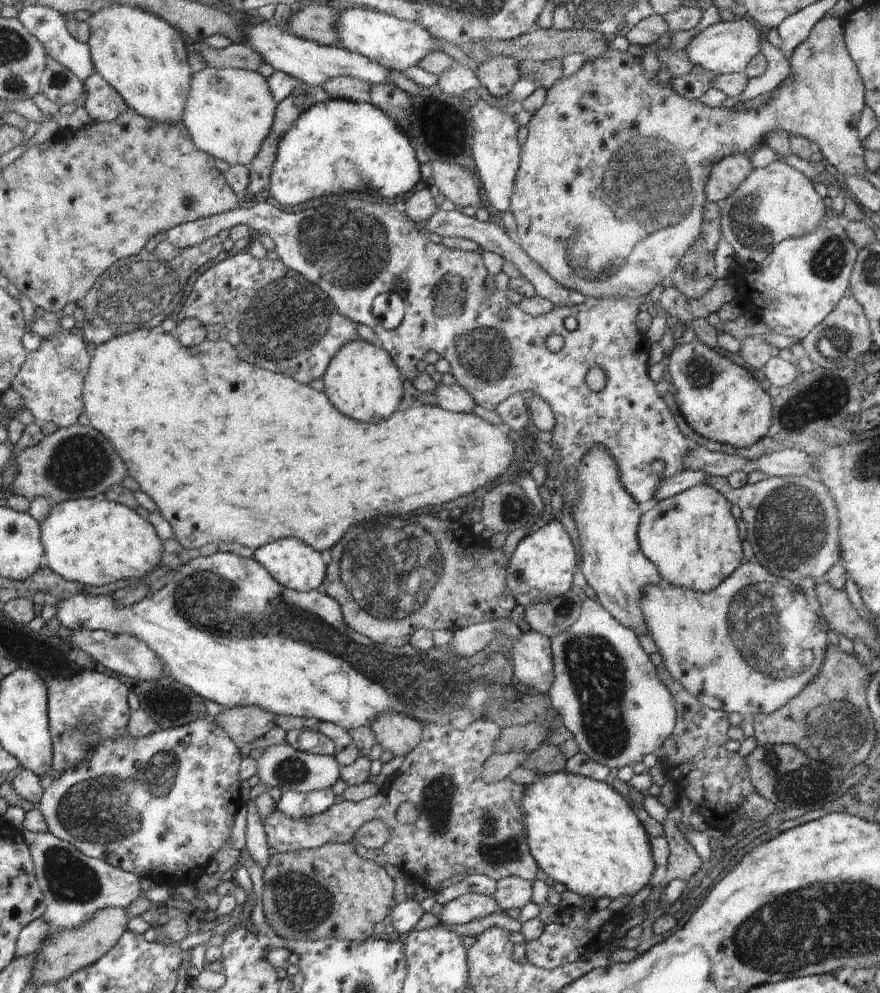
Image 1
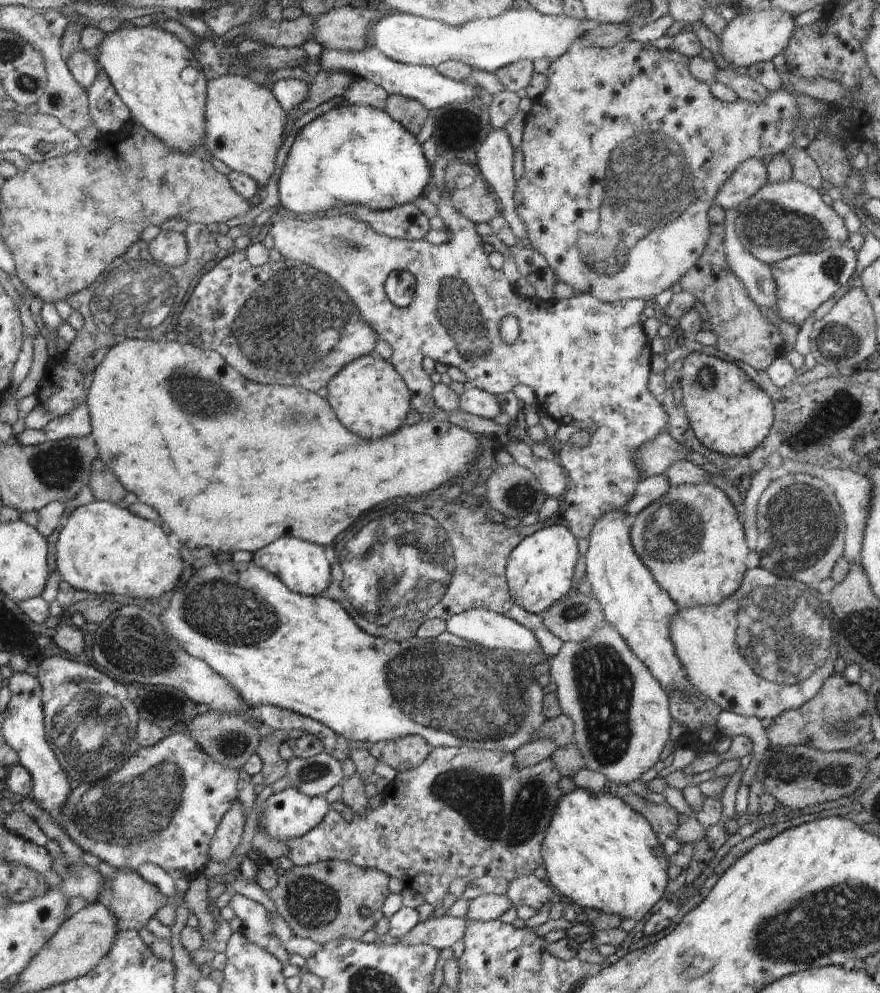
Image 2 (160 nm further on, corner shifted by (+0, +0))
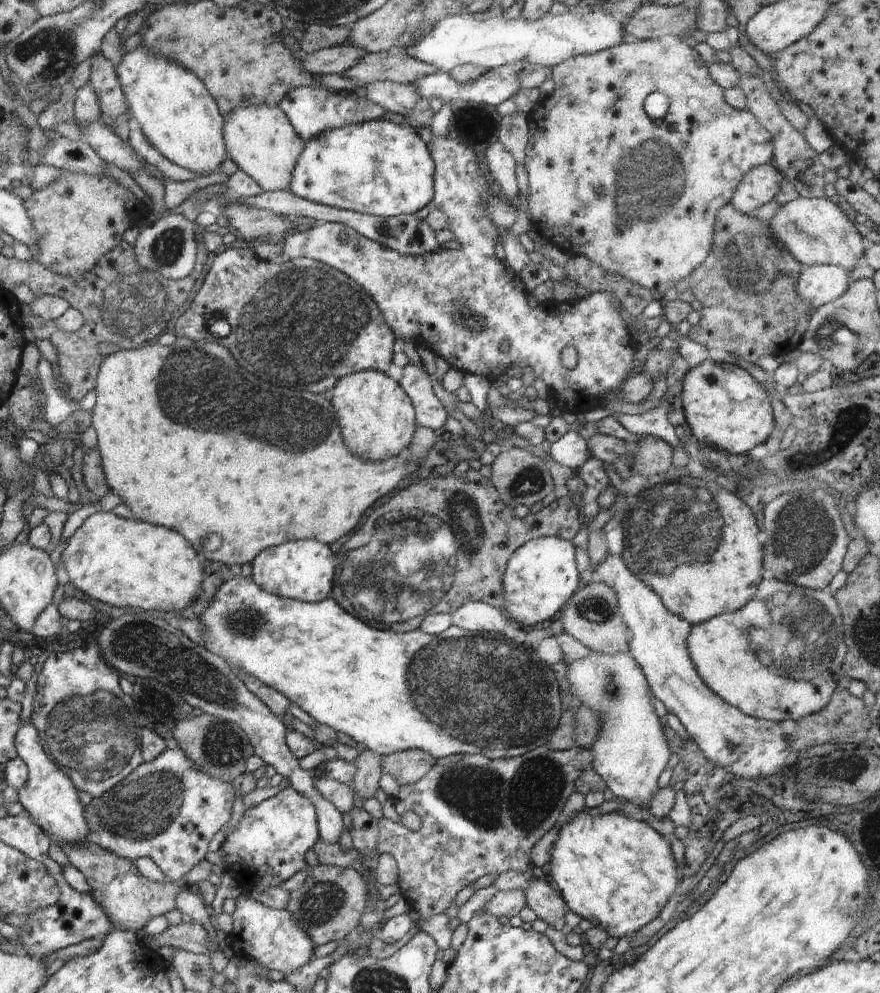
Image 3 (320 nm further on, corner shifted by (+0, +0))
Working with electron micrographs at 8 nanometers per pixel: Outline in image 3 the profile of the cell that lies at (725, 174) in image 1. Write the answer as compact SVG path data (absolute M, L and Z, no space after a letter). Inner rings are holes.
M772 164L757 166L744 175L734 191L730 204L742 214L750 215L780 192L783 179L782 172Z

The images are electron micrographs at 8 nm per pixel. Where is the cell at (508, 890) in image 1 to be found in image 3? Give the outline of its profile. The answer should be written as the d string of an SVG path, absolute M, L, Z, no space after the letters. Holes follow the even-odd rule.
M532 878L531 885L524 891L527 905L534 910L540 920L548 926L565 932L564 914L569 910L566 901L552 889L552 885Z

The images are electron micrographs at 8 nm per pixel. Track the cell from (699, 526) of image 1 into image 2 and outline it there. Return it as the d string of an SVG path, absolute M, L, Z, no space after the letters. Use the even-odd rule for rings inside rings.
M710 483L671 486L657 501L649 504L636 516L624 519L624 525L630 527L629 537L634 552L652 573L657 585L669 594L680 609L690 607L720 606L732 596L742 584L748 566L760 567L758 550L758 509L753 509L756 519L756 544L746 545L742 521L738 519L736 509L730 503L722 489Z

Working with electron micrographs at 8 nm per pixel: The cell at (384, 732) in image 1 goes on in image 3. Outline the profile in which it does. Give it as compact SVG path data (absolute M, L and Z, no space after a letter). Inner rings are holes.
M422 749L398 751L383 756L381 769L384 773L388 772L396 778L401 787L402 785L414 784L418 782L418 779L424 778L436 761L437 759Z

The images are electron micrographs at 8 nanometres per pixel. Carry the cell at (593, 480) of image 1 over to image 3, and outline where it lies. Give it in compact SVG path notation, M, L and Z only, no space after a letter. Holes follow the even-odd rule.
M609 553L594 575L595 581L606 583L616 595L621 617L631 632L629 653L643 670L651 692L678 717L704 756L714 766L750 781L781 776L788 771L791 755L800 752L790 749L791 742L780 723L744 714L709 689L696 672L688 648L691 624L672 614L661 598L625 565L620 555Z

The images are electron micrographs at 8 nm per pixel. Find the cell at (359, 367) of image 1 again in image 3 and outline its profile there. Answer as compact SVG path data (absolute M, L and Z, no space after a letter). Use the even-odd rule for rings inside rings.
M360 371L341 378L332 389L332 404L342 430L342 438L352 454L360 460L388 460L400 455L414 436L417 427L410 397L390 374Z

